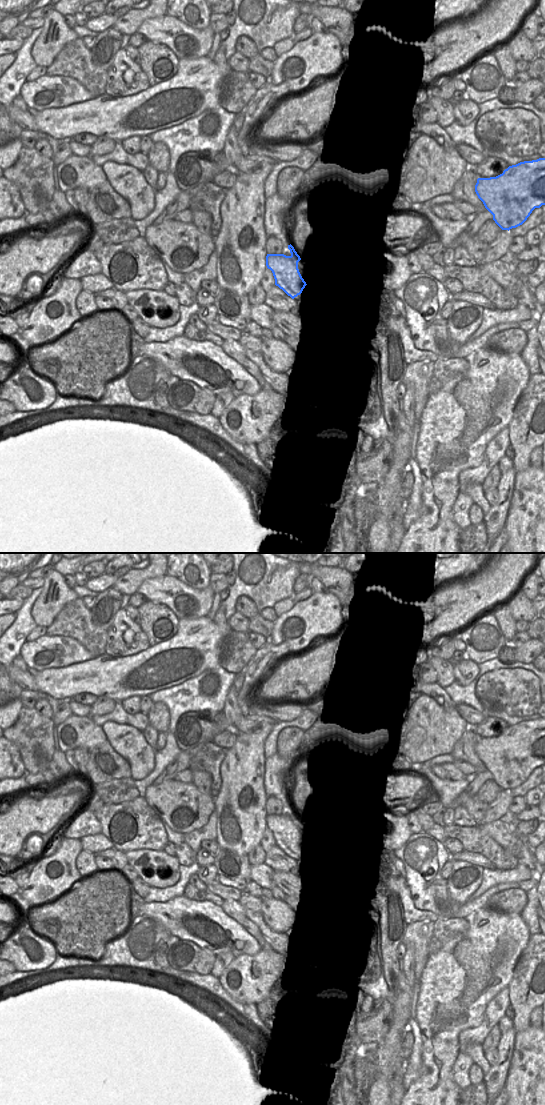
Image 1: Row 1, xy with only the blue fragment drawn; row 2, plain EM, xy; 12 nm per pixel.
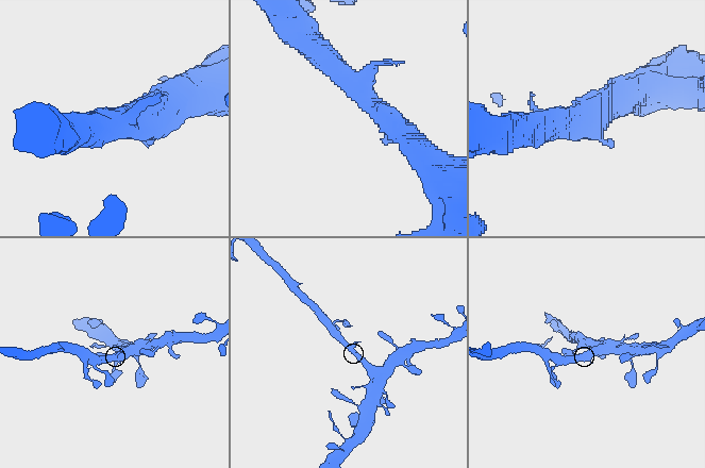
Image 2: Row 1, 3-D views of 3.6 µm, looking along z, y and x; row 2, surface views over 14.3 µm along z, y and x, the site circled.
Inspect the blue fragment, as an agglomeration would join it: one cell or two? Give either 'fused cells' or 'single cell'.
single cell

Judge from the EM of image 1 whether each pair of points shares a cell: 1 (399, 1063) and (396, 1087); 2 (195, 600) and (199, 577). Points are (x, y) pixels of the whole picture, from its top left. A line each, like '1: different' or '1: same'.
1: same
2: different

